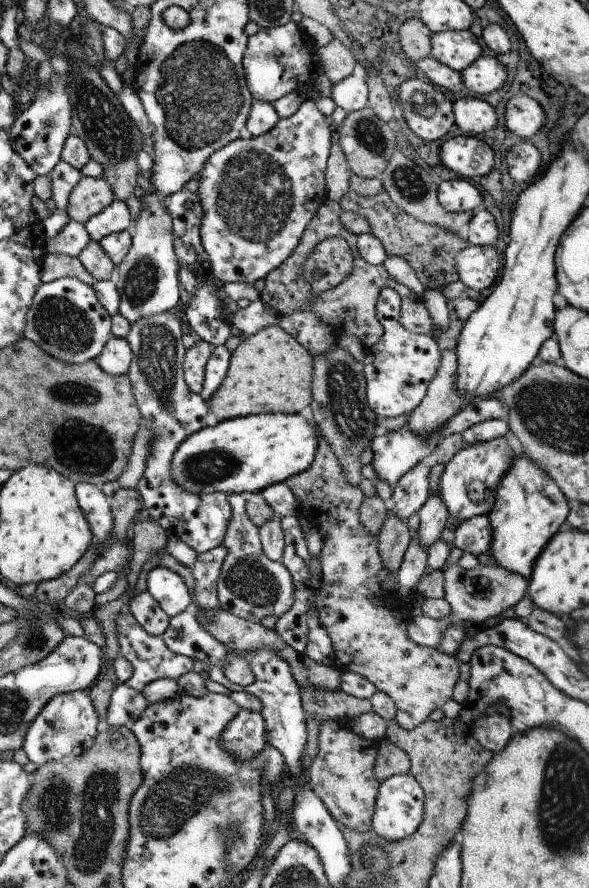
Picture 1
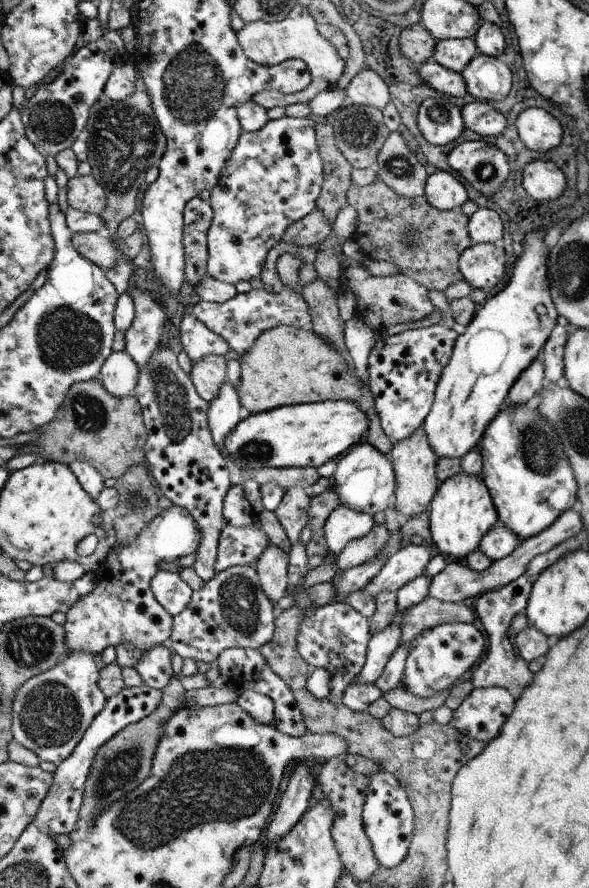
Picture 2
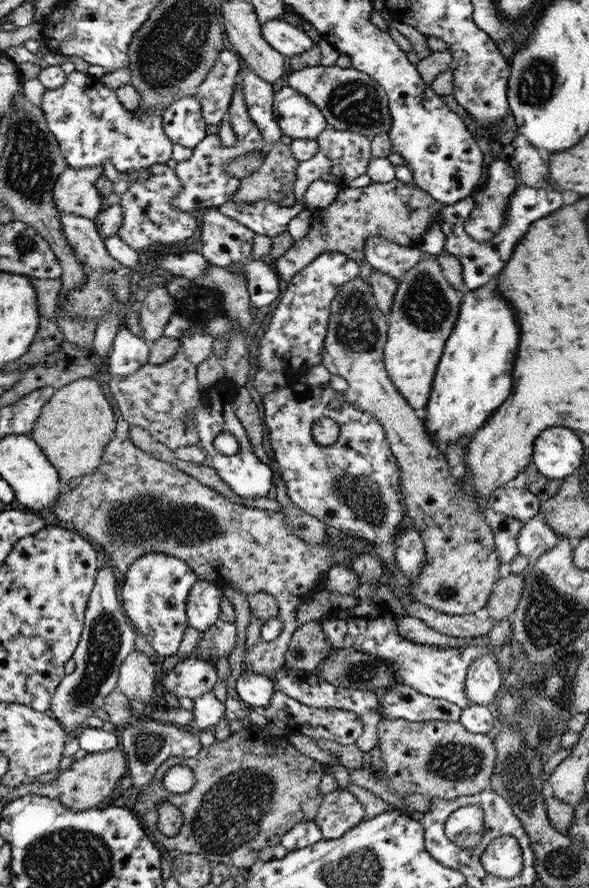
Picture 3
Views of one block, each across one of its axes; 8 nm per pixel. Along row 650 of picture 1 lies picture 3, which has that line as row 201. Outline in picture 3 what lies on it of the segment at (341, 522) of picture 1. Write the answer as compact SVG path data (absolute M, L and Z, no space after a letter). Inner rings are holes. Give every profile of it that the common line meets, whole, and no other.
M396 178L387 183L370 183L362 188L341 186L330 206L312 210L308 234L276 259L275 271L285 284L327 252L345 254L360 264L366 261L365 248L371 236L383 236L400 246L418 246L428 227L440 220L444 210L445 204L433 199L429 192Z

